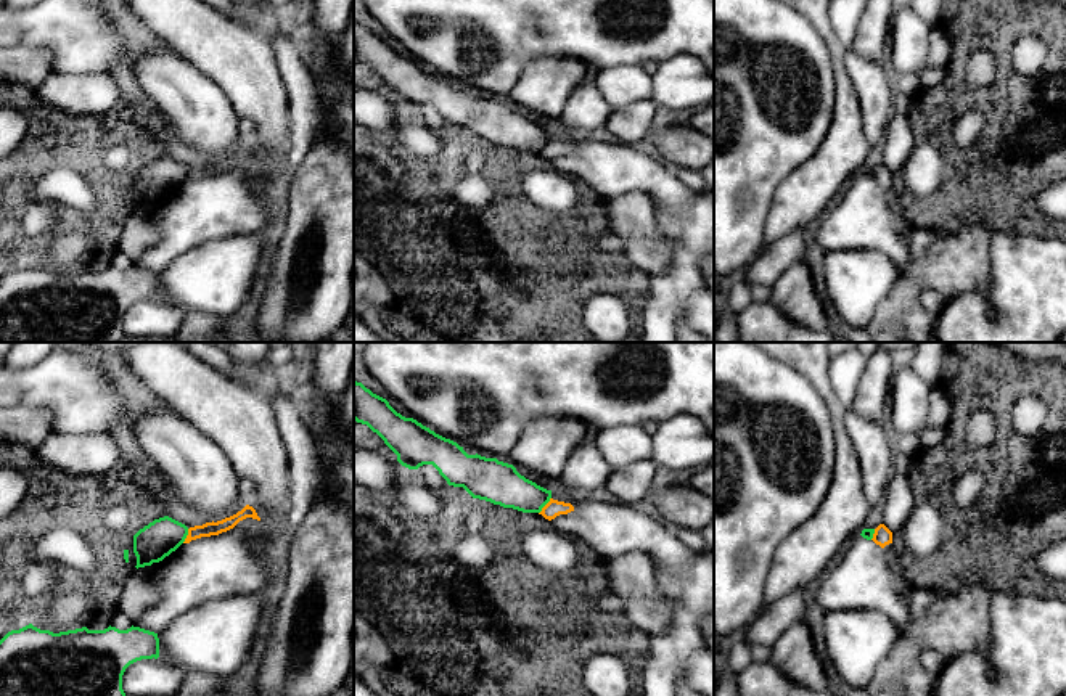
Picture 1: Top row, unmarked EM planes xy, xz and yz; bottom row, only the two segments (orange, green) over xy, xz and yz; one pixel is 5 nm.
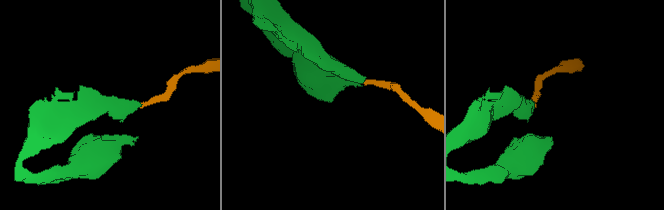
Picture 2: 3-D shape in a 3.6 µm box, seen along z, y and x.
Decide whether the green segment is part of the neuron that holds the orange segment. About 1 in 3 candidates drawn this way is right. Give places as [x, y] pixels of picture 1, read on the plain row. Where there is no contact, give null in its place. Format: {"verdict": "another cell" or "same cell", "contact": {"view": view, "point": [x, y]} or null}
{"verdict": "another cell", "contact": {"view": "xz", "point": [545, 145]}}

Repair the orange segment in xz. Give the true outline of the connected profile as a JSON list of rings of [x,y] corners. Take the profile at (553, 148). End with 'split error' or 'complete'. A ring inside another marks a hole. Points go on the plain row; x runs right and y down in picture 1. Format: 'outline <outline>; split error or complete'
outline [[[550,138],[550,141],[542,148],[539,154],[542,154],[545,159],[551,161],[560,154],[568,154],[574,151],[574,146],[571,143],[558,141]]]; complete

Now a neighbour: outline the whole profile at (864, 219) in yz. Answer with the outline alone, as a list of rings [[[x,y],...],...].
[[[863,177],[854,182],[833,211],[820,217],[815,228],[825,252],[878,251],[897,265],[907,260],[910,233],[894,212],[889,193]]]

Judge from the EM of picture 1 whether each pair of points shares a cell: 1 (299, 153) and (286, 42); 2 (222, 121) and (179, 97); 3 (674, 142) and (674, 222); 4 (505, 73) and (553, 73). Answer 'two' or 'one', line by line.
1: one
2: one
3: two
4: two

